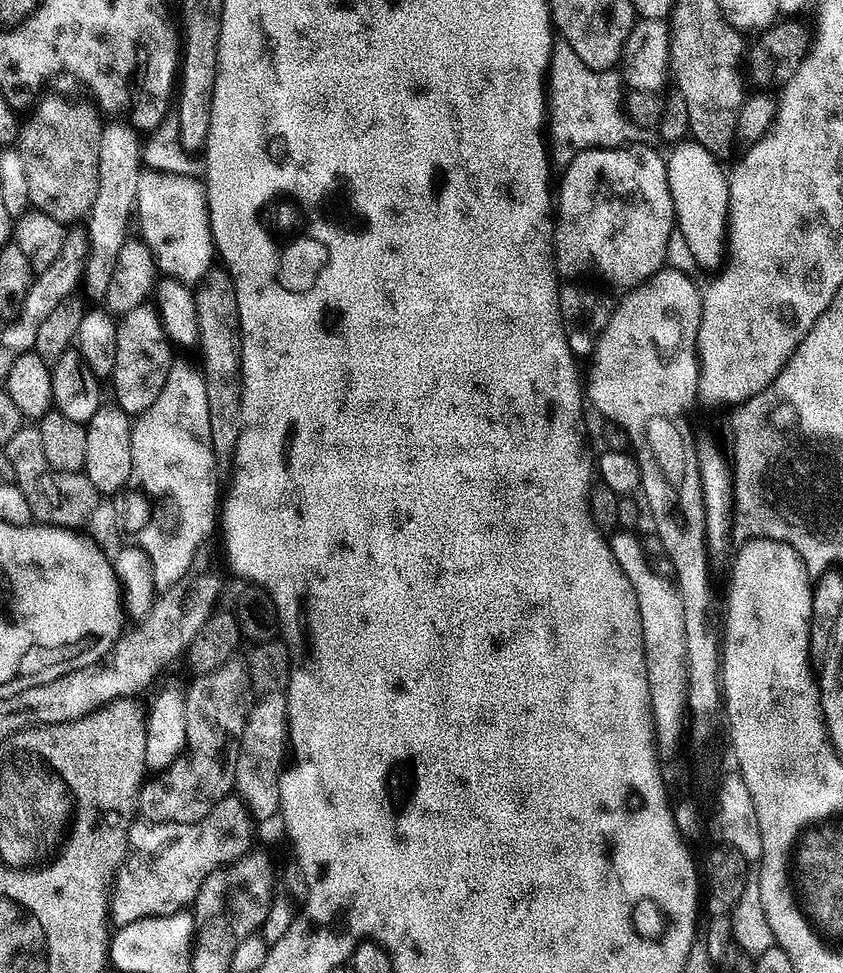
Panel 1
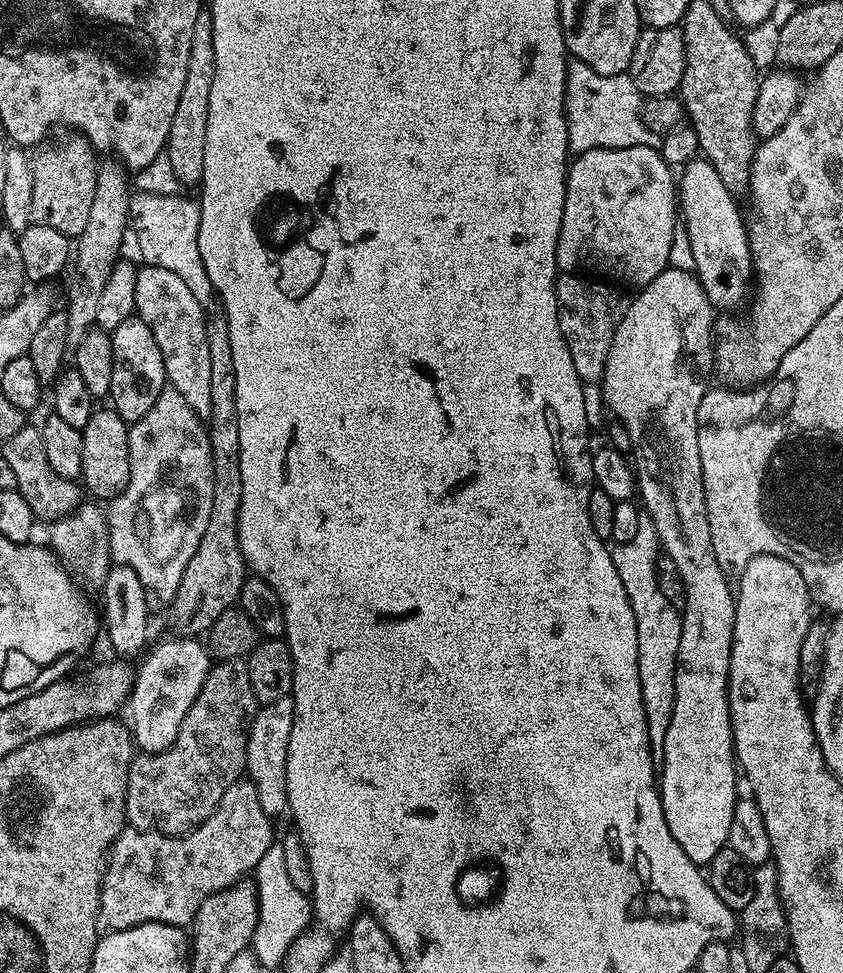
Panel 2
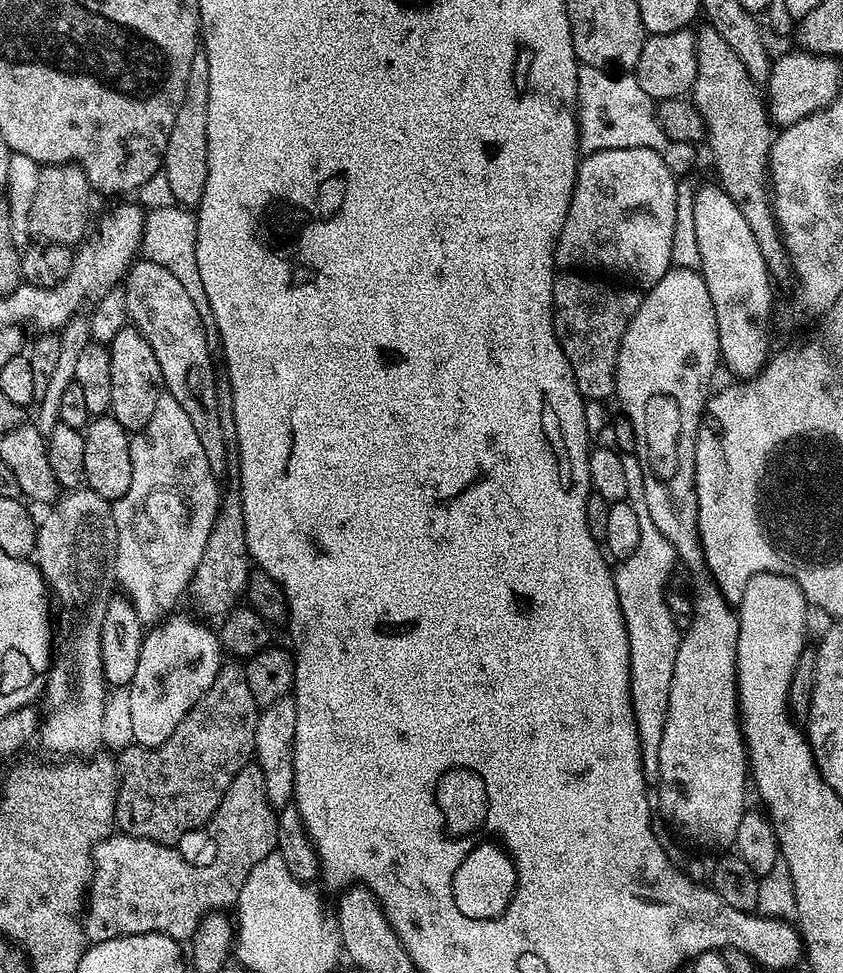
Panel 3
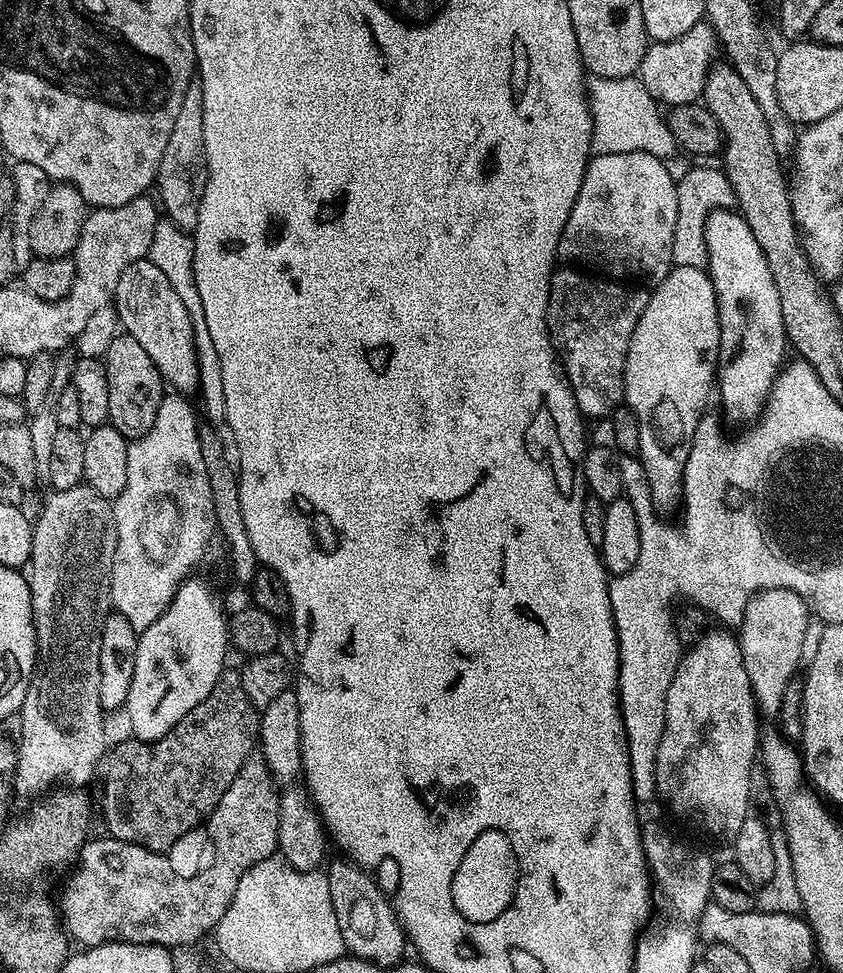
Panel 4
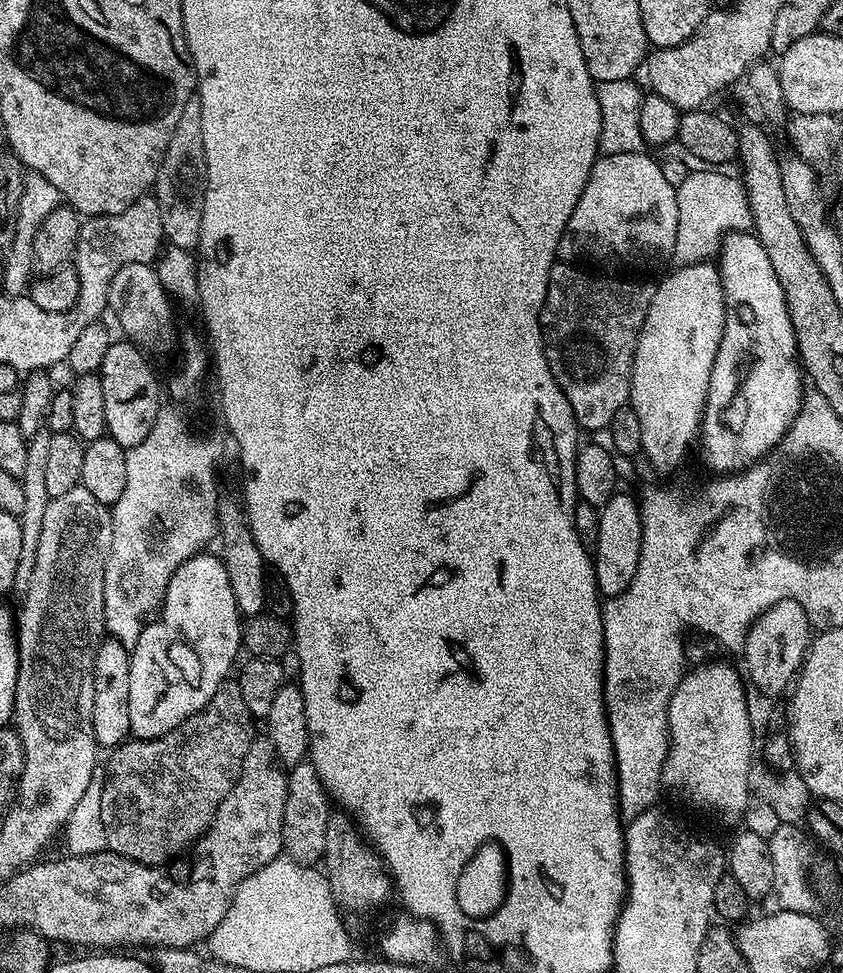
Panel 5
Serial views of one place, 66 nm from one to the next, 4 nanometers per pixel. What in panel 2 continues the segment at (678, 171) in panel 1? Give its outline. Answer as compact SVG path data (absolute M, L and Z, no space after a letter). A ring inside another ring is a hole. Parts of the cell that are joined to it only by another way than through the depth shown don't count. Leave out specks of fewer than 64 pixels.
M703 158L683 165L678 176L678 212L688 231L690 250L694 253L694 273L713 309L740 308L749 303L750 285L754 280L752 251L748 245L745 217L740 217L737 197L726 185L714 166Z

